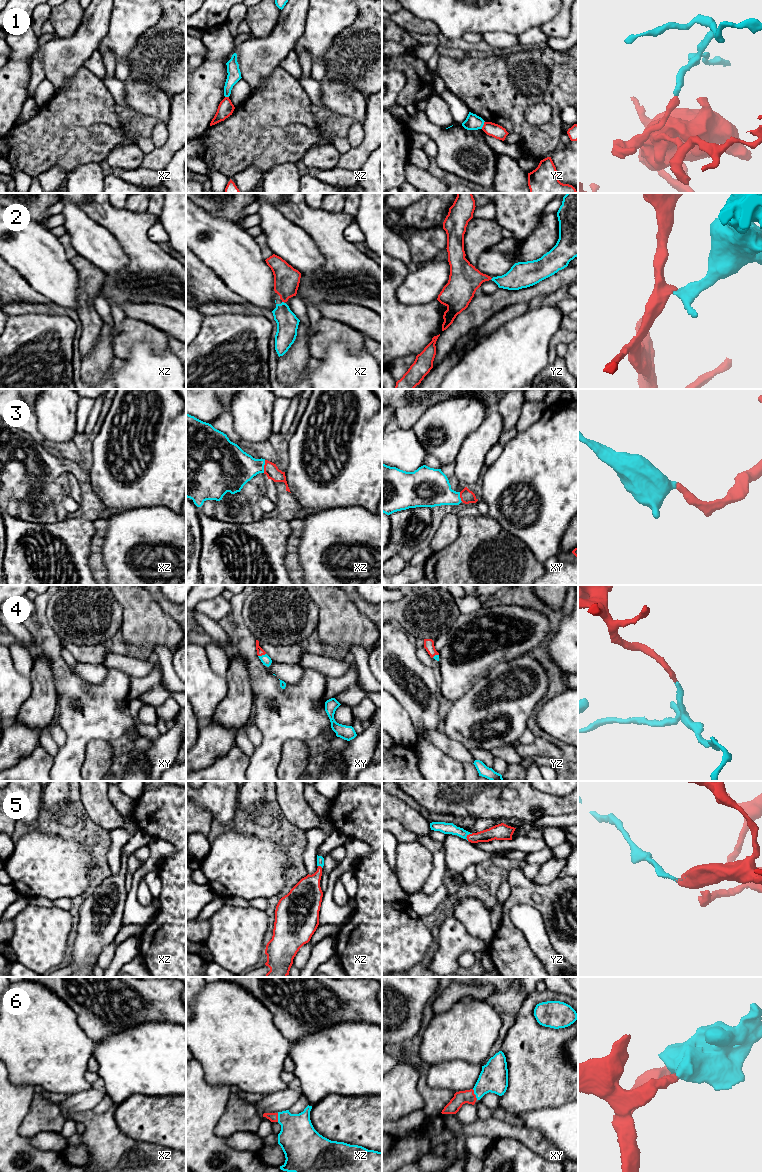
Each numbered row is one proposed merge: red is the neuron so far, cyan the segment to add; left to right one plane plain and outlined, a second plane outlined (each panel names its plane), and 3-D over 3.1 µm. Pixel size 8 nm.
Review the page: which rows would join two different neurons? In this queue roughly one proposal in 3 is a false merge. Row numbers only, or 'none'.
1

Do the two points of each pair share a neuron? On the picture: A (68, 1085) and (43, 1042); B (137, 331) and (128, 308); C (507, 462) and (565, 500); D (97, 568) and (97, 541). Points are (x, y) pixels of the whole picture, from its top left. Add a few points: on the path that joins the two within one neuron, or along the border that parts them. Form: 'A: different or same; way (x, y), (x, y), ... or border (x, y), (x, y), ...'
A: same; way (65, 1074), (52, 1053)
B: different; border (126, 316), (142, 320), (154, 326)
C: same; way (521, 476), (525, 480), (545, 480), (551, 486)
D: same; way (96, 561), (96, 548)

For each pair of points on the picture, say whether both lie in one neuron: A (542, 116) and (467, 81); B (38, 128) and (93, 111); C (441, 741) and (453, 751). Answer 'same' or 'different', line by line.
A: different
B: same
C: same

